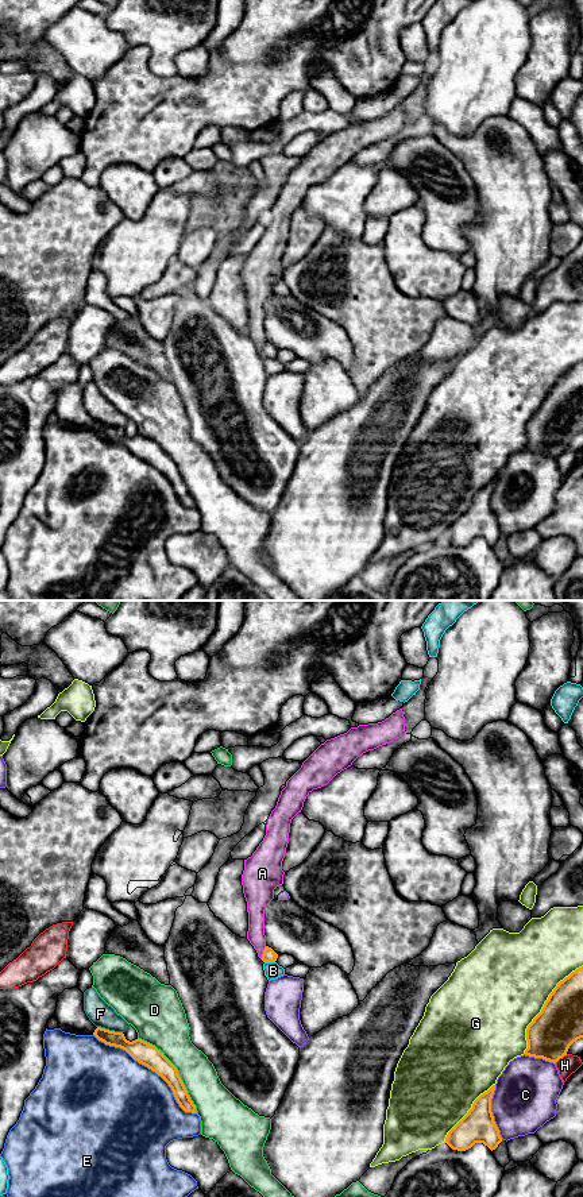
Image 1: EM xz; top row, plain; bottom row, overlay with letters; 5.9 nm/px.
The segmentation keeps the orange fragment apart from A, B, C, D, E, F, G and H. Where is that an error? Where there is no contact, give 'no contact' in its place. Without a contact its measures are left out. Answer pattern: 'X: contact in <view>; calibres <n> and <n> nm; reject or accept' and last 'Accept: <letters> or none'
A: contact in xz; calibres 80 and 110 nm; reject
B: contact in xz; calibres 80 and 100 nm; reject
C: contact in xz; calibres 200 and 380 nm; reject
D: contact in xz; calibres 130 and 240 nm; reject
E: contact in xz; calibres 130 and 480 nm; reject
F: contact in xz; calibres 130 and 150 nm; reject
G: contact in xz; calibres 280 and 500 nm; reject
H: contact in xz; calibres 280 and 120 nm; reject
Accept: none

